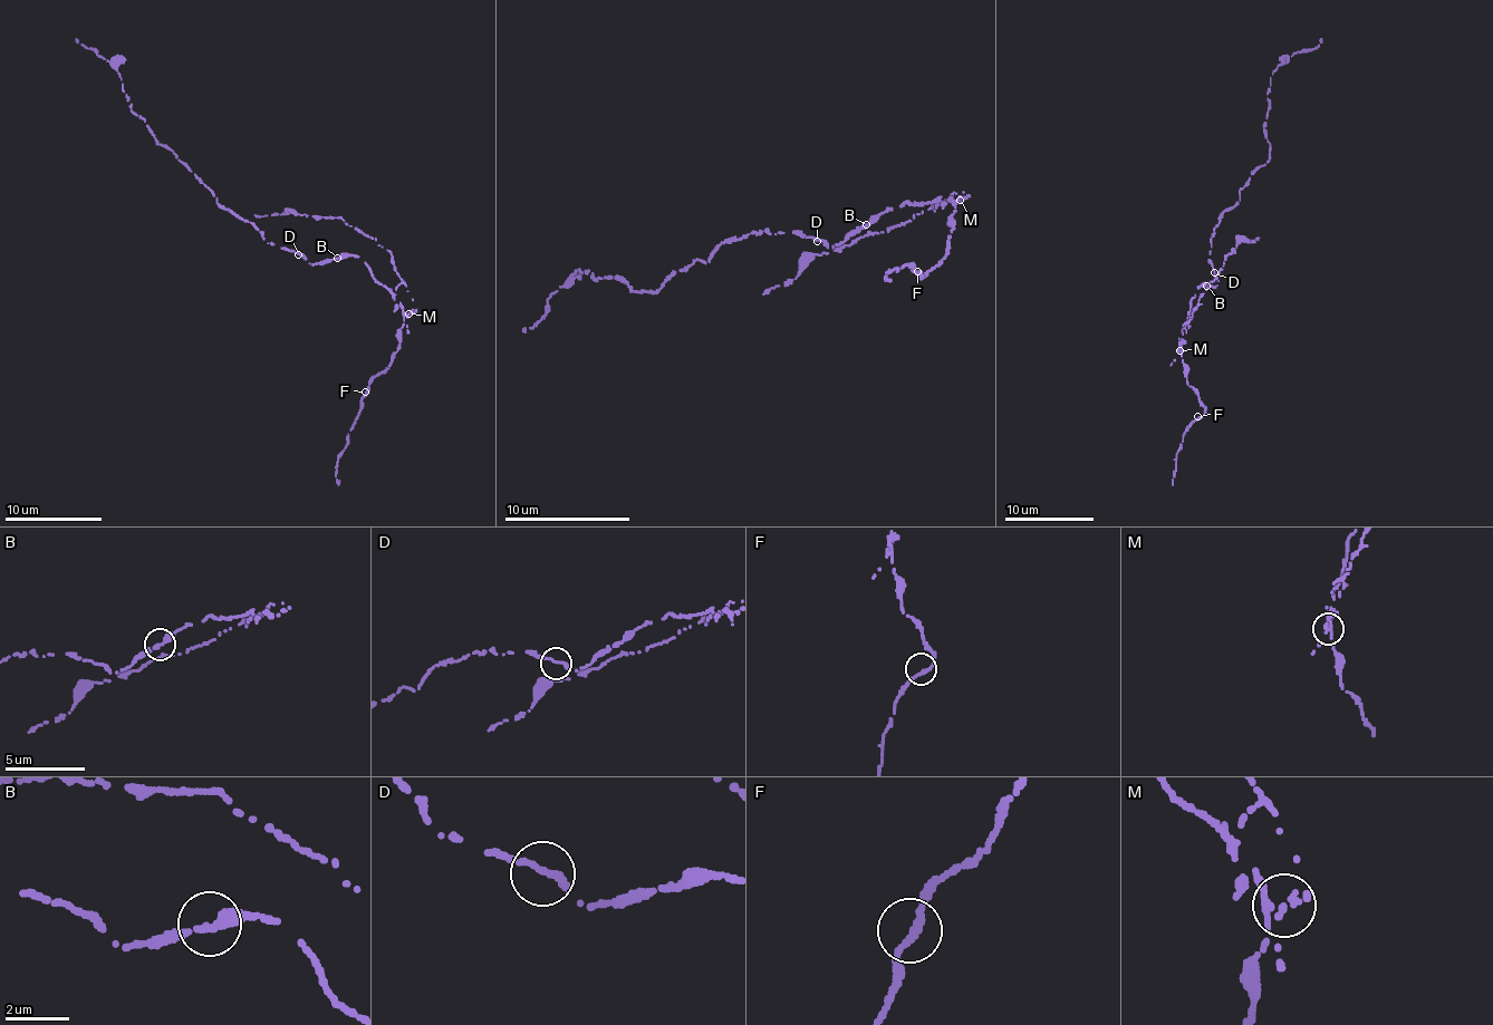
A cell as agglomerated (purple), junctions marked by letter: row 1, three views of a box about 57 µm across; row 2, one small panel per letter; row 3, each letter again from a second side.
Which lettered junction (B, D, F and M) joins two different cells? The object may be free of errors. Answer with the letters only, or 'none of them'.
M

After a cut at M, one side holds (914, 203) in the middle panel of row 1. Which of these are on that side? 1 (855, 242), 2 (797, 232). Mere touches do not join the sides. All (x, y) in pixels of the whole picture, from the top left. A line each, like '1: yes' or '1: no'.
1: no
2: yes

